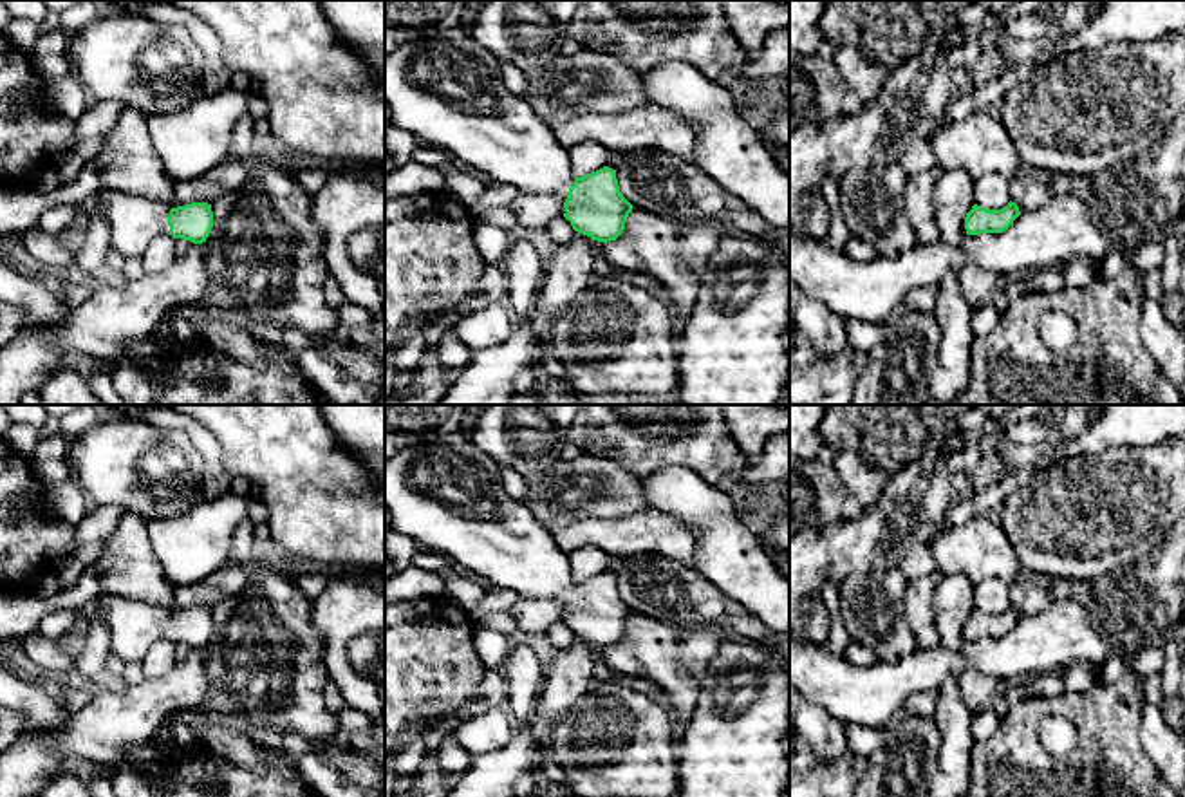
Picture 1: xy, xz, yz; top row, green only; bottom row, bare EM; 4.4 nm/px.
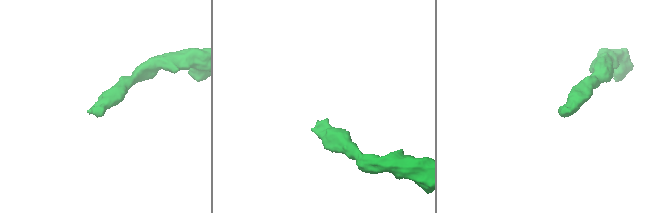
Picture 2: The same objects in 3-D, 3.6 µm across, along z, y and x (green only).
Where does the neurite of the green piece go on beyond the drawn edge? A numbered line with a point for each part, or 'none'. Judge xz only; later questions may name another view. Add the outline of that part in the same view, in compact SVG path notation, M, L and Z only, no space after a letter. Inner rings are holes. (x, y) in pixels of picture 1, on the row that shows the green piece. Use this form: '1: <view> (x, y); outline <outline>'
1: xz (447, 89); outline M462 25L385 52L385 101L394 125L421 145L444 150L491 181L517 186L520 193L567 199L574 183L569 150L526 99L504 87L500 61Z

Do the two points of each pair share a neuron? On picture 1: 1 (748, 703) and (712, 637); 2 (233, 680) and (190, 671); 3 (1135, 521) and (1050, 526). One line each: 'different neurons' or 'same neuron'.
1: different neurons
2: different neurons
3: same neuron

